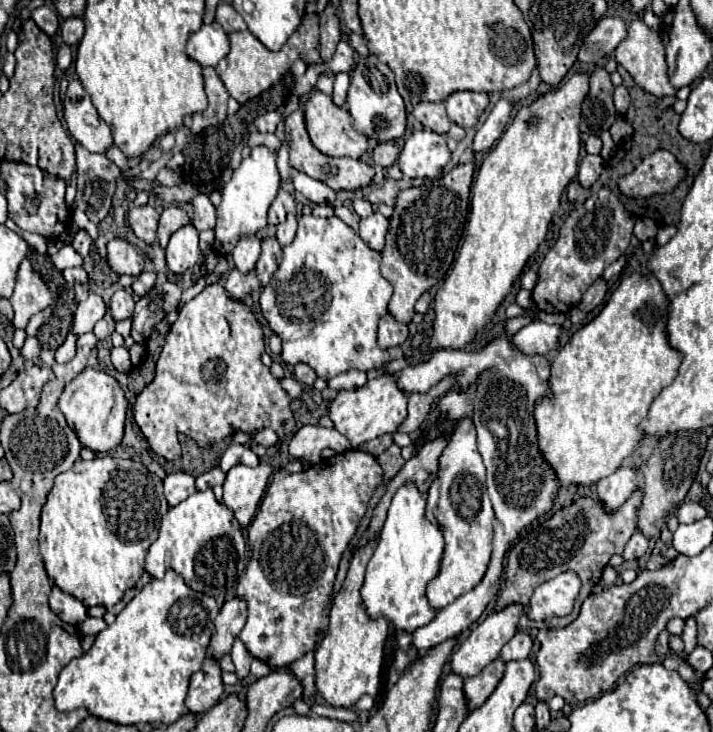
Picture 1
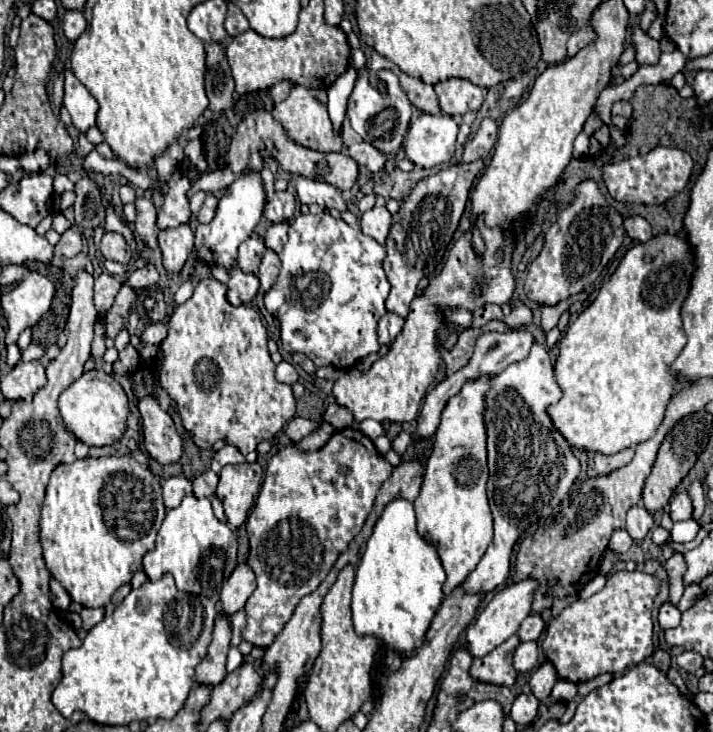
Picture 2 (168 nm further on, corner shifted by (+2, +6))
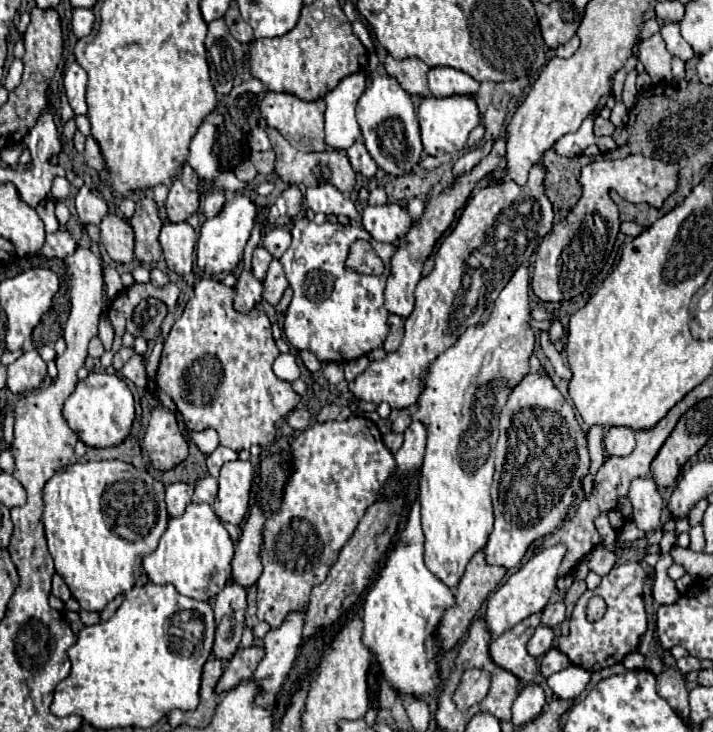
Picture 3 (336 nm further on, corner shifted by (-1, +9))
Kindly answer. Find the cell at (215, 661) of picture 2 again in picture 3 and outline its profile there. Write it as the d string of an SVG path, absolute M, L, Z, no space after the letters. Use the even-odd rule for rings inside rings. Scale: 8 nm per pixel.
M230 582L214 600L216 614L216 640L214 640L214 658L228 662L244 632L244 606L246 606L246 588Z

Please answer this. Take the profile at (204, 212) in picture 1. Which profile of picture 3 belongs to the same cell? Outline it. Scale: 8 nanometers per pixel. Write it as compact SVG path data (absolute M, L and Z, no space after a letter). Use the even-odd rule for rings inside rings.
M216 190L216 192L208 194L206 200L204 200L204 216L206 218L214 218L222 210L224 202L226 202L226 198L224 198L222 190Z

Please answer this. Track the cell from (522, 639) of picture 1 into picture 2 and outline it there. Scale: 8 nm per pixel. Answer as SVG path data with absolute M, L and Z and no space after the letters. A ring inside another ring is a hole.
M531 613L531 615L521 623L521 627L519 627L517 635L521 637L521 641L535 641L535 639L539 639L539 635L541 635L543 627L545 627L543 619L541 619L539 615Z

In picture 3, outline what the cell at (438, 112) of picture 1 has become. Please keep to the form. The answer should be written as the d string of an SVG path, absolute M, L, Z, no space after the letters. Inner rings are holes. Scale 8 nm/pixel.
M386 56L384 68L390 76L394 76L400 86L410 94L410 96L432 96L428 88L428 66L420 58L406 58L406 60L396 60L392 56Z

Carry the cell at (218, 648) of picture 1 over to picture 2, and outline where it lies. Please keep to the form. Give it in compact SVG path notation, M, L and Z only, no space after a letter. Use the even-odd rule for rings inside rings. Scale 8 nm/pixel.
M243 561L235 567L233 575L225 581L225 587L221 591L221 601L223 601L223 611L227 615L233 615L235 611L245 607L245 601L253 593L255 587L255 575L251 567Z

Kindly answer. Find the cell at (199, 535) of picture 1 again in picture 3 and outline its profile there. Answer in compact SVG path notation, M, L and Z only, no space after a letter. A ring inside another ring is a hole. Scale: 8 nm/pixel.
M188 504L182 516L170 518L158 548L144 558L144 570L154 584L174 584L182 596L196 600L214 598L228 584L234 544L210 504Z

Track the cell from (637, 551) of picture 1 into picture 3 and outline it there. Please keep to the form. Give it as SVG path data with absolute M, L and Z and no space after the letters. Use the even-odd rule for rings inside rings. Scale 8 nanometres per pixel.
M638 478L630 484L630 504L632 504L632 522L644 530L656 530L662 526L662 510L664 500L660 498L660 492L652 478Z

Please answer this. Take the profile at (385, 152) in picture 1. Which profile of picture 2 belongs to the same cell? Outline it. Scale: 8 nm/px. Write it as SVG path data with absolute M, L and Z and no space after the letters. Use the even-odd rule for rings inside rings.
M359 141L359 143L353 143L347 147L349 151L349 157L355 159L359 165L365 165L371 173L377 173L383 169L385 165L385 155L381 155L373 145L365 143L365 141Z

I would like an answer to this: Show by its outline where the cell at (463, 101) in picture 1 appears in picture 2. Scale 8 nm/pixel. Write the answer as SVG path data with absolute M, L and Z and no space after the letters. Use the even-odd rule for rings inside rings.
M447 79L435 85L435 93L439 97L439 107L447 115L463 115L469 109L479 109L485 91L477 85L473 85L467 79Z

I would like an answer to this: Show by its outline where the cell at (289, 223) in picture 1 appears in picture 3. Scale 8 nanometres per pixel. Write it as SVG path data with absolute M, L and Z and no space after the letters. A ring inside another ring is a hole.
M274 228L274 230L266 232L262 244L264 244L264 248L266 248L274 258L280 258L280 256L288 250L290 240L292 240L292 236L290 236L288 230L284 230L284 228Z

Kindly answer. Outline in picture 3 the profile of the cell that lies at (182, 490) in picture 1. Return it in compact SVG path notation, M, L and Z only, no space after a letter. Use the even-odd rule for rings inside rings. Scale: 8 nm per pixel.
M184 482L170 484L166 488L168 514L170 516L180 516L186 510L186 506L190 504L190 500L192 500L192 492L194 492L194 488L190 484L184 484Z

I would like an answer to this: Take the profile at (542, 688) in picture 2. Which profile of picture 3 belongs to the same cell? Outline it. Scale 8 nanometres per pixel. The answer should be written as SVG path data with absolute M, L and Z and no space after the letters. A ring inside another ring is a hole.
M550 648L550 650L542 656L542 662L540 662L540 674L542 674L544 678L548 678L550 674L560 672L560 670L564 670L564 668L568 668L568 666L570 666L570 660L568 660L560 650Z

